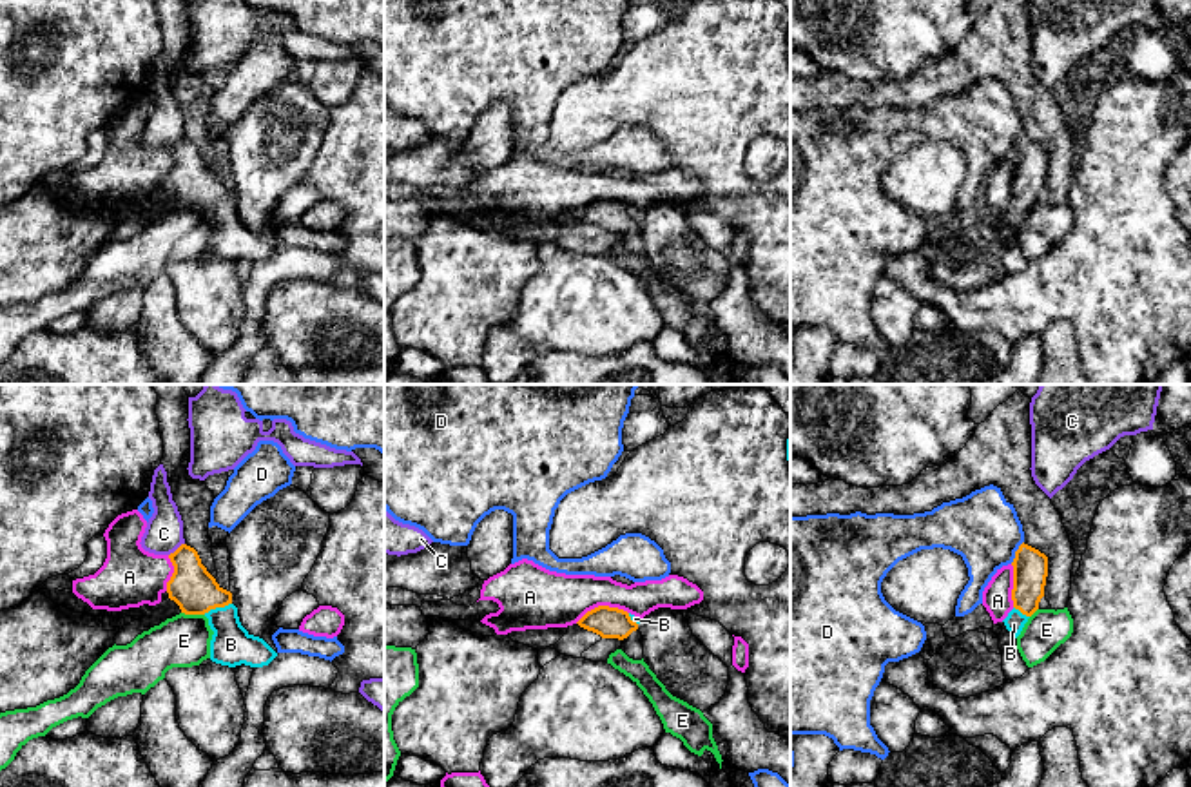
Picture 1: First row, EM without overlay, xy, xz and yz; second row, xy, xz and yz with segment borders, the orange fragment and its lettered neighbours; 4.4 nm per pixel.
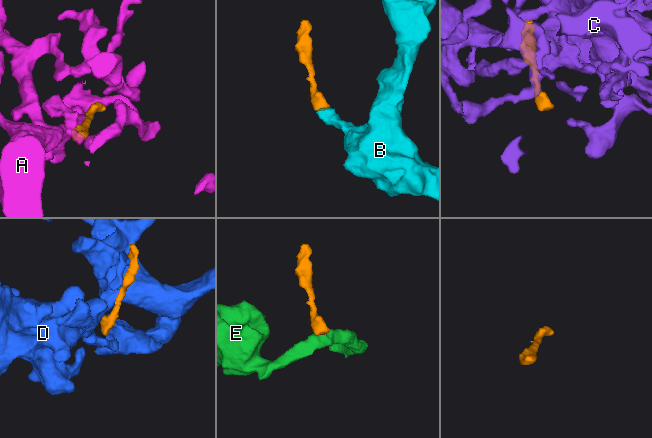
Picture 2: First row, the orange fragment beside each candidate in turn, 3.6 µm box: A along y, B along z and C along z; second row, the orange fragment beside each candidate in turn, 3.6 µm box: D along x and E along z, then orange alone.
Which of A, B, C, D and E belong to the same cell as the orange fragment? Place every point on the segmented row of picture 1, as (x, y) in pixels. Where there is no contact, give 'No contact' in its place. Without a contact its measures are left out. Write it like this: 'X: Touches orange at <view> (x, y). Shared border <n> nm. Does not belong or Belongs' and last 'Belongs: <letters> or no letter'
A: Touches orange at xz (600, 606). Shared border 240 nm. Does not belong
B: Touches orange at xy (216, 606). Shared border 140 nm. Belongs
C: Touches orange at xy (178, 548). Shared border 90 nm. Does not belong
D: Touches orange at yz (1016, 552). Shared border 120 nm. Does not belong
E: Touches orange at xy (193, 613). Shared border 110 nm. Does not belong
Belongs: B

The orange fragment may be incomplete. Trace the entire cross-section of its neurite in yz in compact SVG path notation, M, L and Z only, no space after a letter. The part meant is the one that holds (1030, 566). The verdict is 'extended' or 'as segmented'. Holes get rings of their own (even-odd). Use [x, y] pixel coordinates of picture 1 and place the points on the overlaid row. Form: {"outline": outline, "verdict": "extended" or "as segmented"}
{"outline": "M1021 544L1015 551L1013 566L1013 609L1002 620L1006 629L1017 638L1028 618L1039 609L1048 577L1048 557L1039 549Z", "verdict": "extended"}

